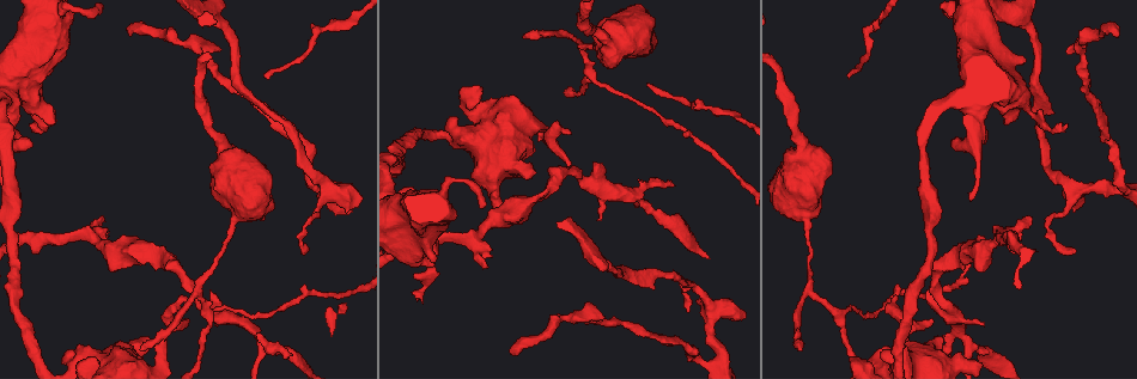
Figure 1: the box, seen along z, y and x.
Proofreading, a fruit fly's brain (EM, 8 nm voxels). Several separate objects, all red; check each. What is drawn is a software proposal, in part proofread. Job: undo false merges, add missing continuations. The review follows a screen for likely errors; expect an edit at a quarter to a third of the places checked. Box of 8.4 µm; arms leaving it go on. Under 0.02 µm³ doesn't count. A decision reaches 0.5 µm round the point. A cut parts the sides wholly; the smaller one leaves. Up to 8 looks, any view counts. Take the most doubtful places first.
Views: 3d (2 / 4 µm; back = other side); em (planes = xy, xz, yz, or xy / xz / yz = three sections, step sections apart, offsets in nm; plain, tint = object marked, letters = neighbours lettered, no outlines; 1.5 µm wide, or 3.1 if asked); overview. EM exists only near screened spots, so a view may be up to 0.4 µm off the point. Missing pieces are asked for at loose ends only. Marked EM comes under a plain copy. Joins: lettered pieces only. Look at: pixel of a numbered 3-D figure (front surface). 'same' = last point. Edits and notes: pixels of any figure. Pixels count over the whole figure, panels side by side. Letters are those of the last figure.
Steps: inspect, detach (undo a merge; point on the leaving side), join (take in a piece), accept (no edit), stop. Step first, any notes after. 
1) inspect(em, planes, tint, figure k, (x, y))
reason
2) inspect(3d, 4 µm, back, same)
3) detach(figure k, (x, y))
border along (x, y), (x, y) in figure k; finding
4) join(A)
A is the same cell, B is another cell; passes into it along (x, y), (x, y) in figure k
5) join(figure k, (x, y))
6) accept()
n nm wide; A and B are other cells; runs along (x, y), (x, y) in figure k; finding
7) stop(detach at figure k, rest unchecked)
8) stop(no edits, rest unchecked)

inspect(em, yz, step 8, letters, figure 1, (513, 352))
an open end

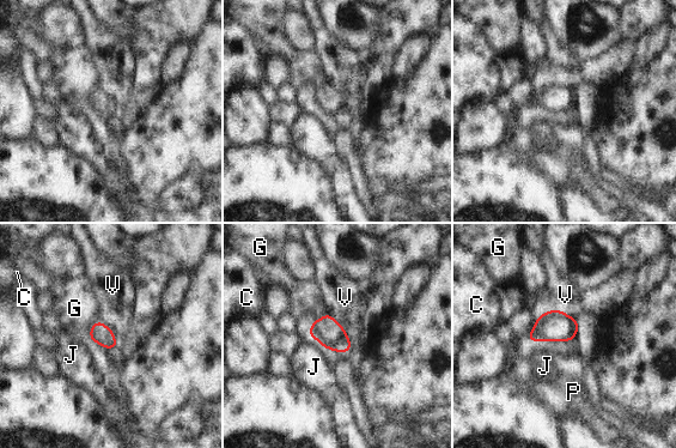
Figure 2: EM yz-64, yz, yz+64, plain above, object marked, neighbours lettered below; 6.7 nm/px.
inspect(em, planes, letters, same)
another direction

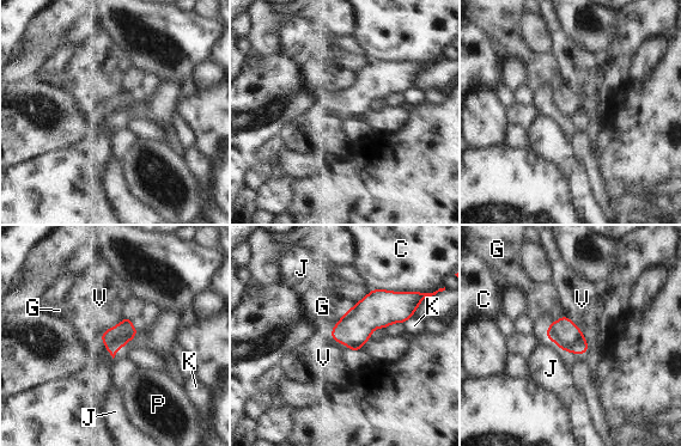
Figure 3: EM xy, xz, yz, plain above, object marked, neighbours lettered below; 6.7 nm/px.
accept()
C, G, J, K, P and V are other cells; no lettered piece goes on from it

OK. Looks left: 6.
inspect(em, xy, step 4, letters, figure 1, (422, 300))
tapers out

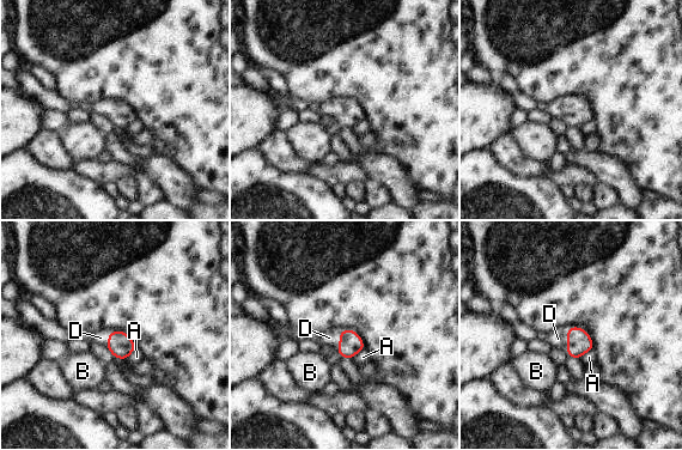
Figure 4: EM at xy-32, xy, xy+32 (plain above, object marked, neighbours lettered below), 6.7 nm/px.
inspect(em, planes, letters, same)
another direction

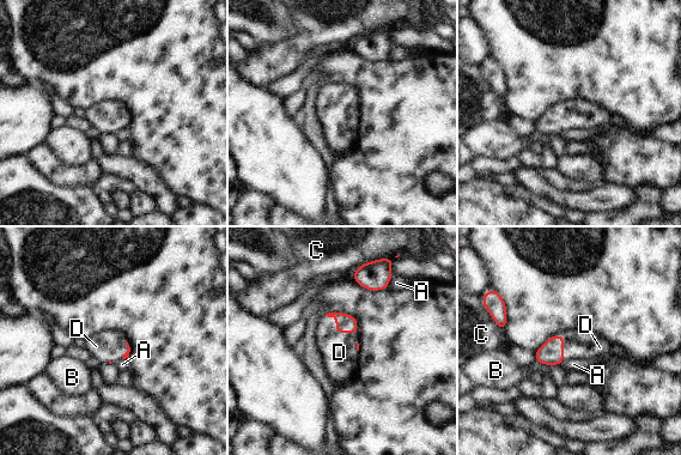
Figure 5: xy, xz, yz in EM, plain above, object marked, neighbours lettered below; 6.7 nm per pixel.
join(figure 5, (339, 352))
D is the same cell, A, B and C are other cells; passes into it along (346, 323), (335, 331), (339, 352) in figure 5; the neuron continues

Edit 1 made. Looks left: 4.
inspect(3d, 2 µm, figure 1, (292, 354))
an open end

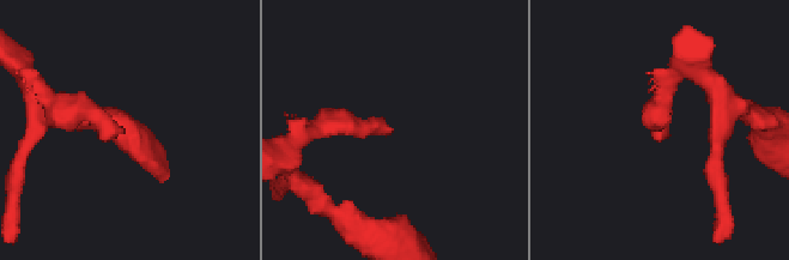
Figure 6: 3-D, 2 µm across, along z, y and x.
inspect(em, planes, tint, figure 6, (388, 132))

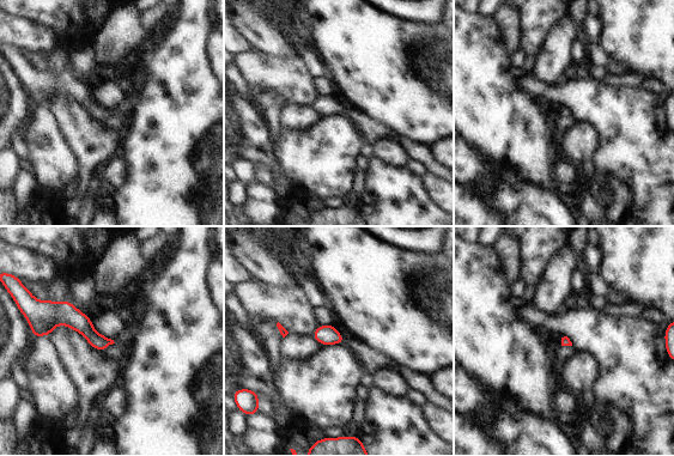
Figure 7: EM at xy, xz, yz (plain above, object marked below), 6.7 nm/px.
inspect(em, planes, letters, same)
see the neighbours

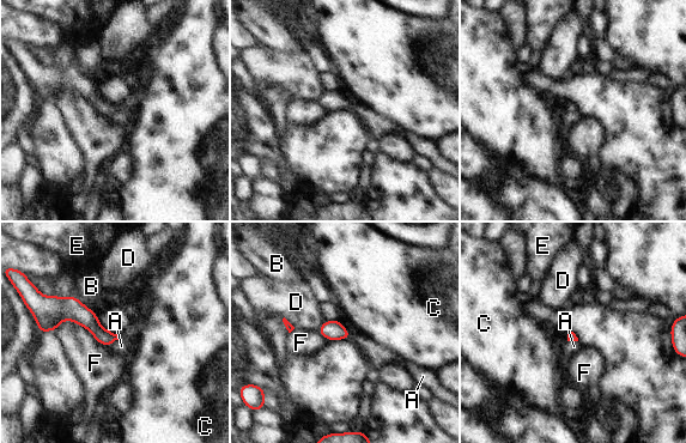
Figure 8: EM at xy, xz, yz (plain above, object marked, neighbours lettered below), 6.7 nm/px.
accept()
F touches over 380 nm; A, B, C, D, E and F are other cells; border along (120, 338), (108, 346) in figure 8; none of them fits

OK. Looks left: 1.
inspect(em, planes, letters, figure 1, (812, 291))

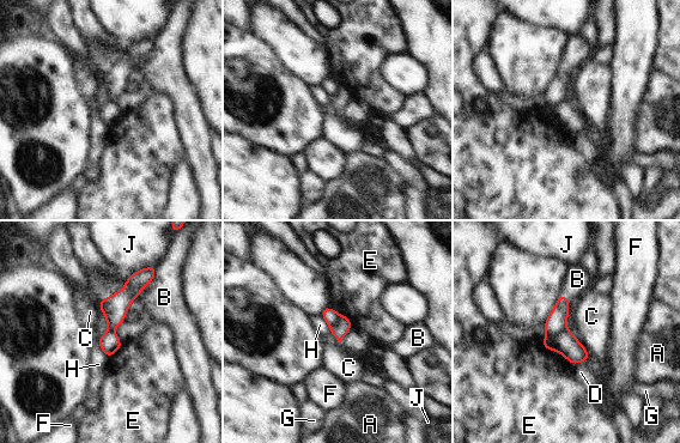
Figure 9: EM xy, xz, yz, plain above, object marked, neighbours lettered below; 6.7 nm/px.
detach(figure 9, (565, 343))
140 nm wide; A, B, C, D, E, F, G, H and J are other cells; border along (565, 328), (550, 337), (554, 350) in figure 9; two neurons meet here

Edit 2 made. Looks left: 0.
stop(join at figure 5, detach at figure 9, rest unchecked)

